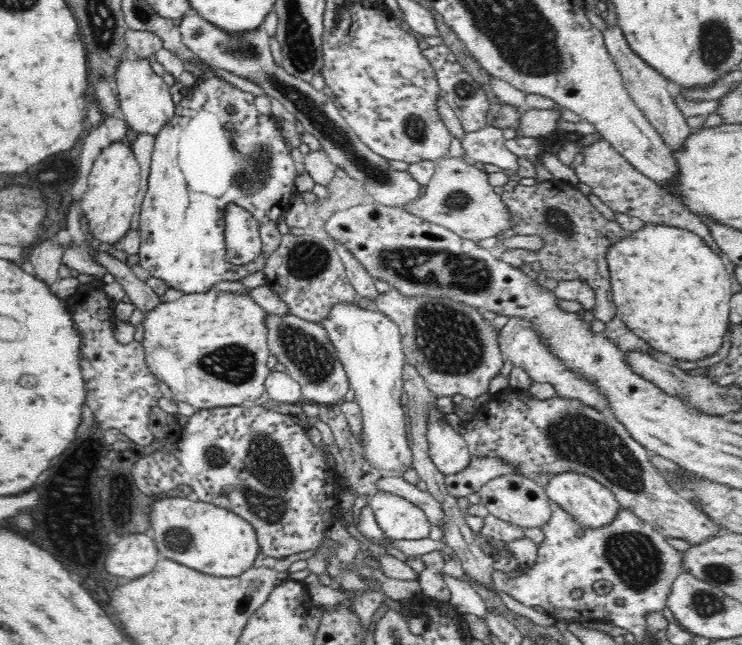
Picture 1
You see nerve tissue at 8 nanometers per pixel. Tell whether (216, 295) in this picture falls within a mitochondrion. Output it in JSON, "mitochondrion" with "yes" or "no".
{"mitochondrion":"no"}

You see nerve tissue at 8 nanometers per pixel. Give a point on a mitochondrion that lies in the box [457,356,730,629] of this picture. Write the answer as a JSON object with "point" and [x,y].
{"point":[574,438]}

